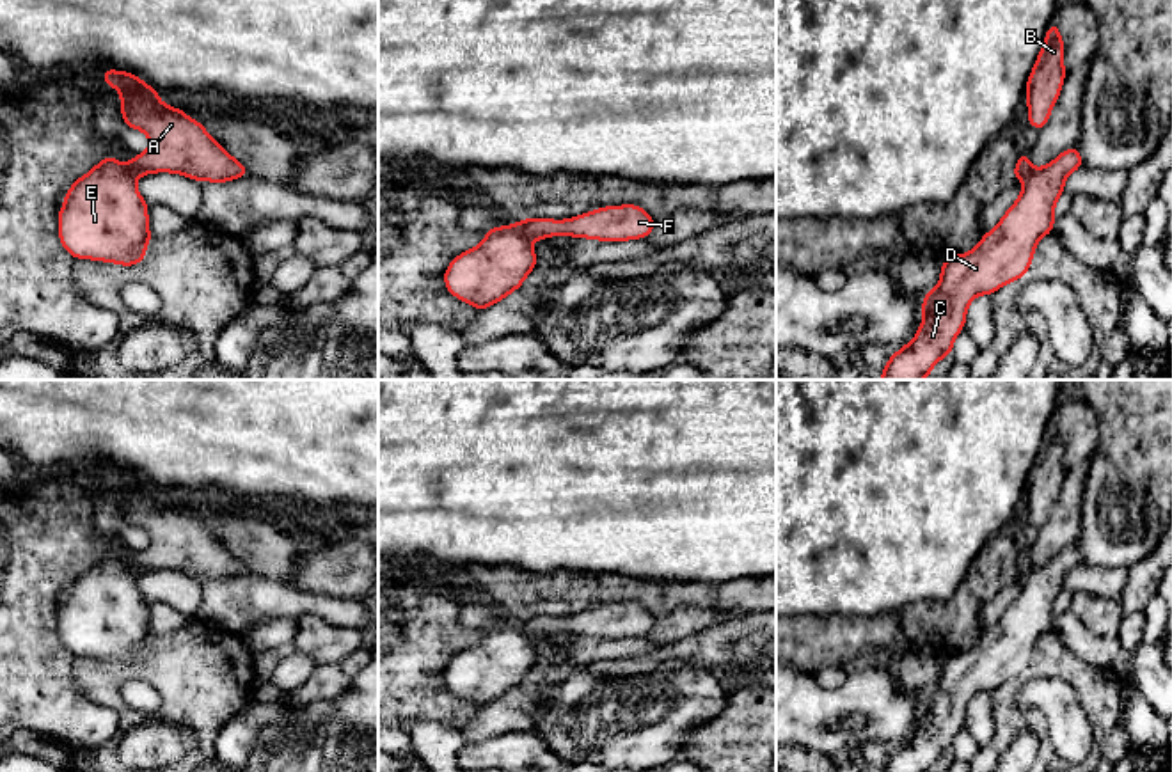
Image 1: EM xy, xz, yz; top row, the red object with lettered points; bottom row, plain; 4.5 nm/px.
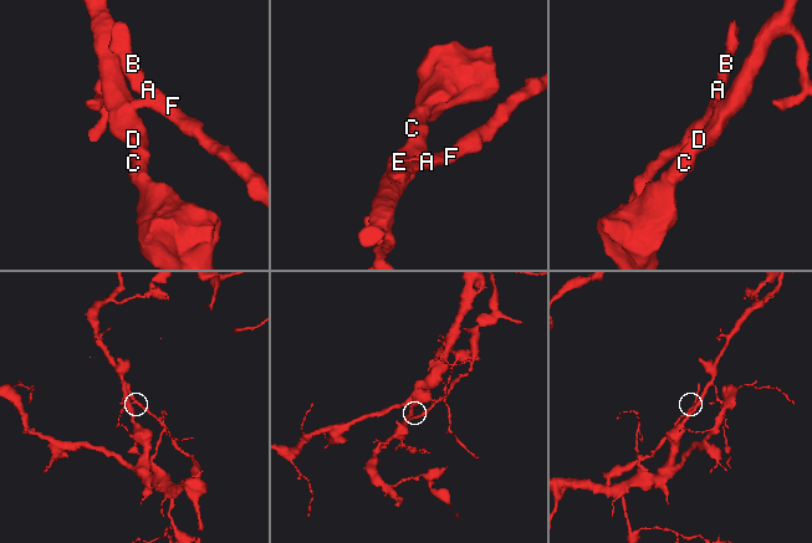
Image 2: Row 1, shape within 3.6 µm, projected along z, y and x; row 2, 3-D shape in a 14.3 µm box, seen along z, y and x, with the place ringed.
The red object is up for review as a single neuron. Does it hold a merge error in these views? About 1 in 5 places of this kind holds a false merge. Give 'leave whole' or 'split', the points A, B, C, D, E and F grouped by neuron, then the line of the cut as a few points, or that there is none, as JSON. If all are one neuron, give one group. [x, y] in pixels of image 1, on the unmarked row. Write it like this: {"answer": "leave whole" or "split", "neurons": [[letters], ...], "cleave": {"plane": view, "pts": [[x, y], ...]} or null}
{"answer": "split", "neurons": [["A", "B", "F"], ["C", "D", "E"]], "cleave": {"plane": "xz", "pts": [[517, 622], [530, 638]]}}

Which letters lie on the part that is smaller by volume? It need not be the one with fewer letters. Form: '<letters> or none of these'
A, B, F

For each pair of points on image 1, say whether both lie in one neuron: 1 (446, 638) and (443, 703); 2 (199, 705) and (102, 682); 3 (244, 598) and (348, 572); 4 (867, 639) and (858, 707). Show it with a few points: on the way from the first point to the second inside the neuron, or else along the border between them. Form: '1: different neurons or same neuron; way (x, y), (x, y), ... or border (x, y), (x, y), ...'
1: same neuron; way (434, 653), (434, 687)
2: same neuron; way (174, 680), (166, 671), (126, 671)
3: different neurons; border (286, 584), (332, 597)
4: different neurons; border (872, 661), (881, 662)

